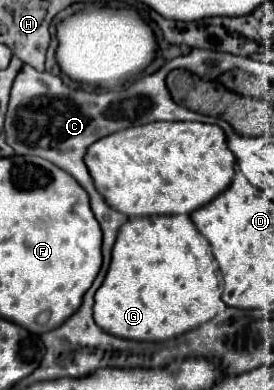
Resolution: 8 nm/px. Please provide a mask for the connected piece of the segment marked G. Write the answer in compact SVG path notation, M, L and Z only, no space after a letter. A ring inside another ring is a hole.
M153 215L129 219L113 245L113 259L103 285L95 293L95 323L115 337L133 341L167 341L213 319L221 305L223 276L209 241L197 233L189 215Z

